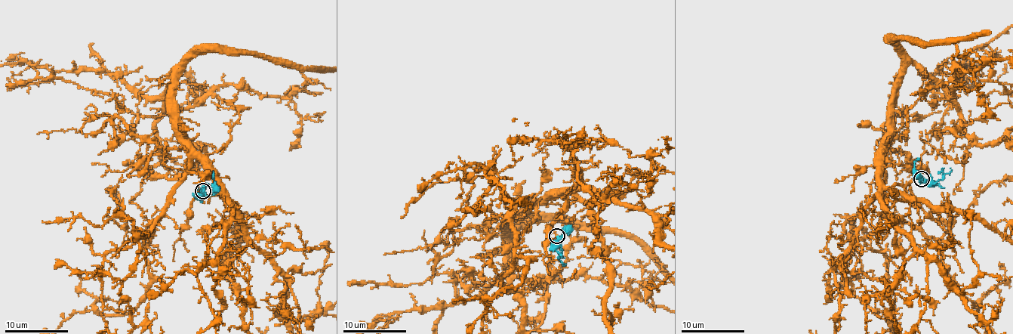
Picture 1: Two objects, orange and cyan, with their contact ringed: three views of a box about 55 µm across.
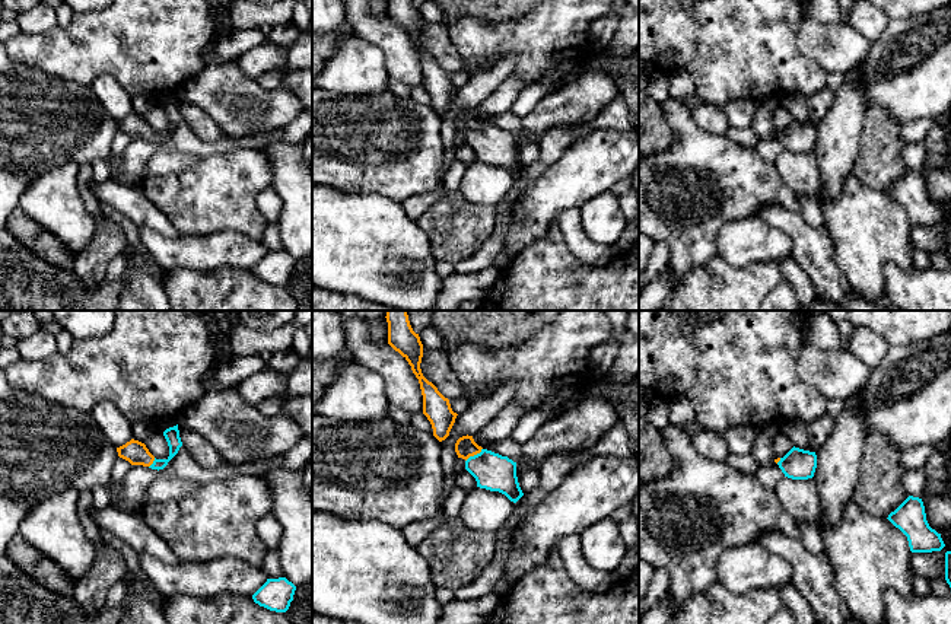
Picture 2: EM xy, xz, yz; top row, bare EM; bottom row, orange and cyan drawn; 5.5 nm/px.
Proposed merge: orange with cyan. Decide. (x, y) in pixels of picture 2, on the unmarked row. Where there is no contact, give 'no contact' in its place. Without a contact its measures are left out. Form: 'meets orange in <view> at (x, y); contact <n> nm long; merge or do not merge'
meets orange in xz at (474, 127); contact 120 nm long; merge

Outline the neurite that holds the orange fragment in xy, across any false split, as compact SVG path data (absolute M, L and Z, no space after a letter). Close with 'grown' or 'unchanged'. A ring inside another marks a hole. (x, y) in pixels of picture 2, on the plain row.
M178 98L166 102L163 109L169 120L169 130L166 133L156 133L144 117L134 112L117 121L118 130L128 134L131 139L143 139L158 144L163 143L182 120Z; grown

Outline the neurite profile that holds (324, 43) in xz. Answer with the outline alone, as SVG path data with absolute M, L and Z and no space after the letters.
M347 19L331 31L312 31L312 89L315 87L317 76L335 52L341 39L352 35L353 29Z

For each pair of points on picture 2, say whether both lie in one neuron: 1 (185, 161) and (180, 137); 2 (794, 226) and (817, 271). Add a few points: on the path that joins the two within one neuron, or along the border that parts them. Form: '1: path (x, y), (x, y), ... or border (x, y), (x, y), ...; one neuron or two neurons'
1: border (199, 156), (190, 152), (156, 152), (149, 161); two neurons
2: path (804, 238), (813, 248), (817, 260); one neuron

